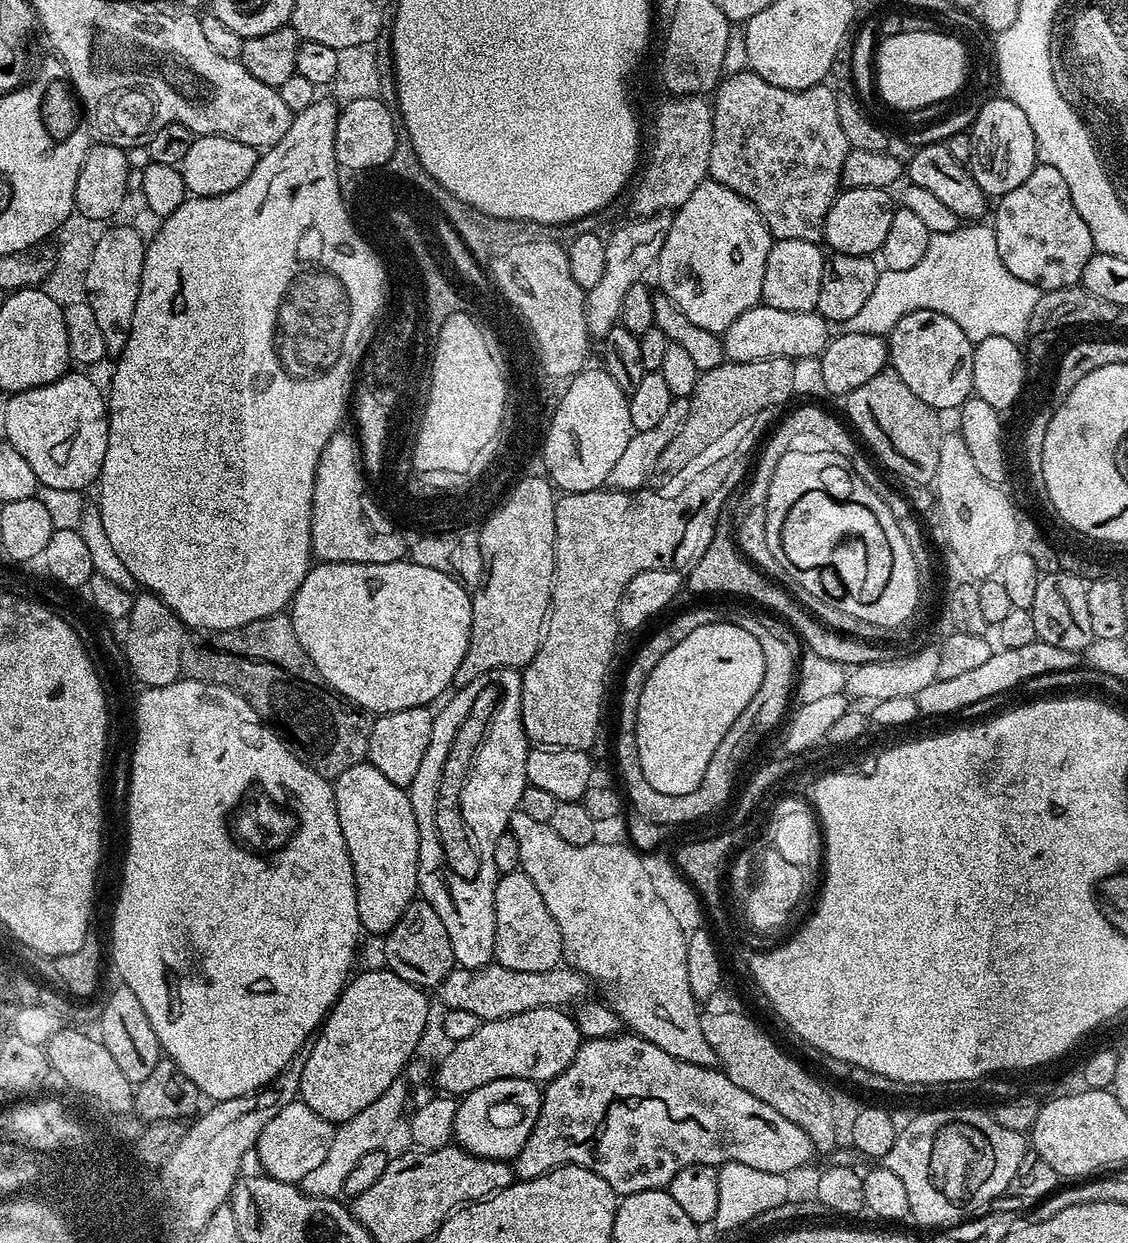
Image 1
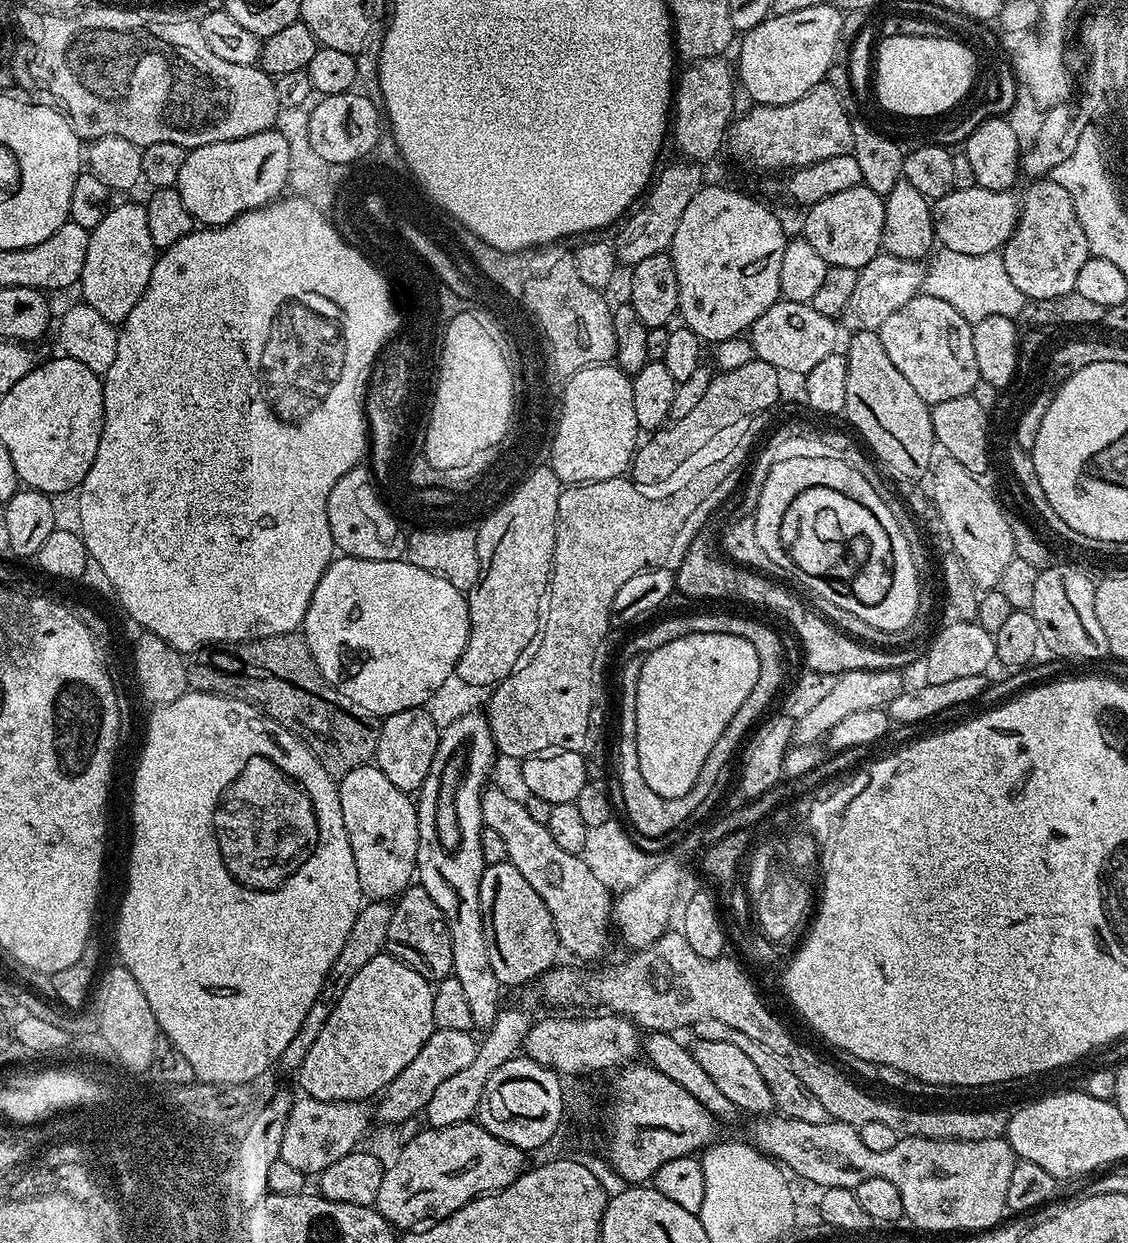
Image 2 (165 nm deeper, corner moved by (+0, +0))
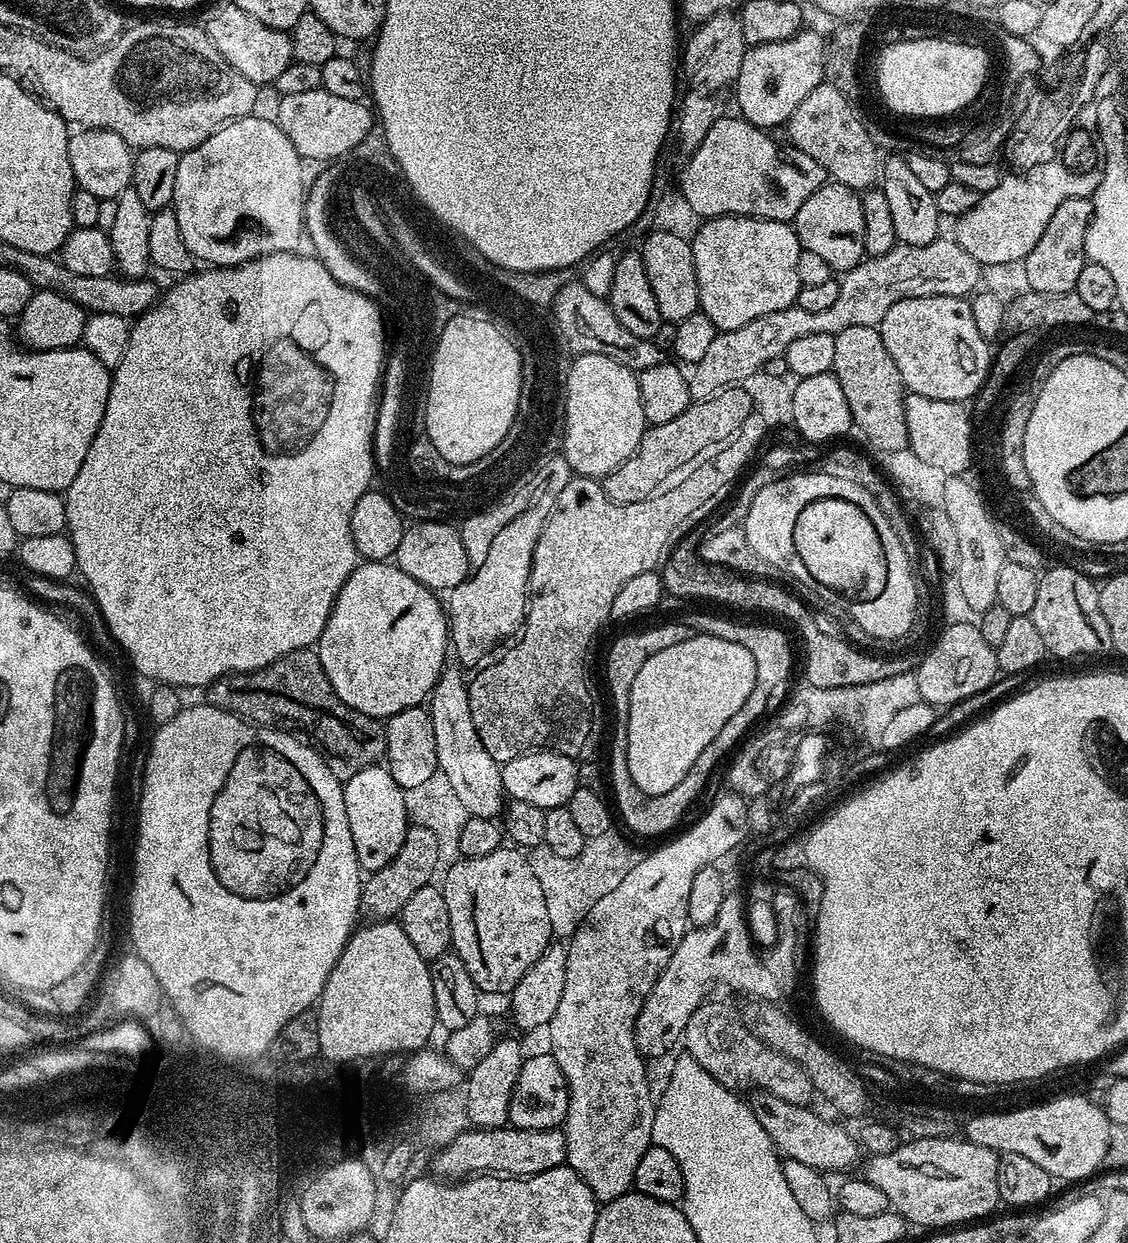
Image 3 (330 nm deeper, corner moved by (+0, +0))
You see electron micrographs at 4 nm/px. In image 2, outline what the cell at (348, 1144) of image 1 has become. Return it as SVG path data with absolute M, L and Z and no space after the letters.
M437 1028L426 1040L426 1045L418 1052L413 1062L398 1074L398 1078L387 1085L379 1097L378 1108L374 1110L381 1123L395 1126L410 1119L414 1114L419 1115L430 1102L431 1095L438 1090L441 1082L446 1082L453 1074L458 1074L463 1067L470 1066L476 1057L477 1039L466 1031L442 1030Z

